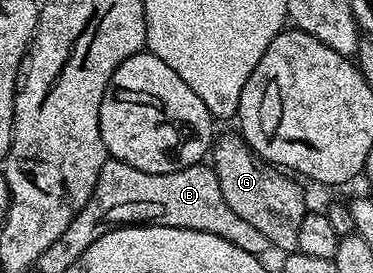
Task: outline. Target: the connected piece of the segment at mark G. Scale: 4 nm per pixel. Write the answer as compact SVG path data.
M237 131L216 138L211 149L211 167L219 179L219 191L223 191L223 199L227 199L227 207L231 207L239 219L247 219L255 231L263 231L274 250L282 249L285 255L298 252L299 227L307 211L300 180L263 160Z

